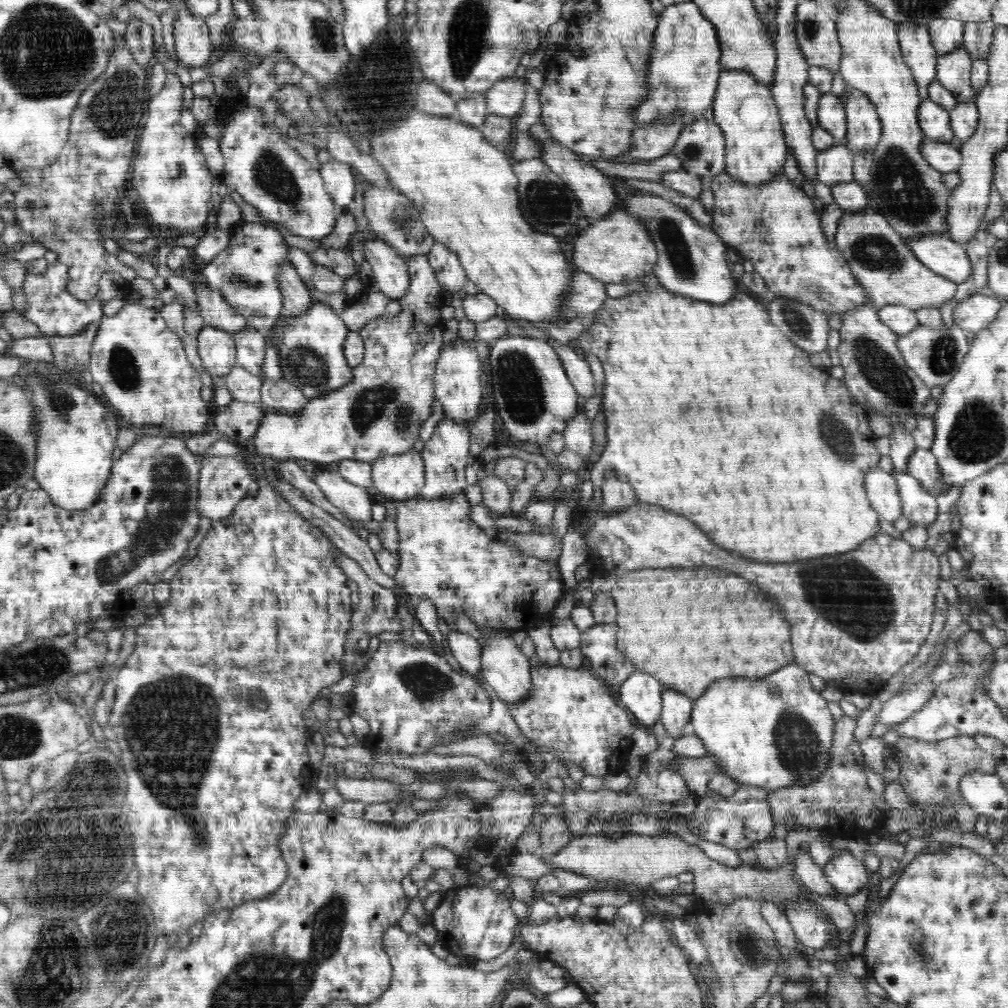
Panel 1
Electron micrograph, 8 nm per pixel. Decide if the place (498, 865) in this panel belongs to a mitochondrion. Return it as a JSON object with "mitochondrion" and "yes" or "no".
{"mitochondrion":"no"}

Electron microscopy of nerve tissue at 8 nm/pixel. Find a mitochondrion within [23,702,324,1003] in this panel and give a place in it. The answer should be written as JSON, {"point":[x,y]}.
{"point":[125,938]}

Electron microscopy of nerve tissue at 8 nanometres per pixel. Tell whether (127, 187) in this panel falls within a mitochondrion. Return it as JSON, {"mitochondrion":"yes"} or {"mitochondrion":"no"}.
{"mitochondrion":"no"}

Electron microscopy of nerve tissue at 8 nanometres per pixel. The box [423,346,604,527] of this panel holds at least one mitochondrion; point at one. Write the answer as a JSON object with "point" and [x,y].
{"point":[518,382]}

